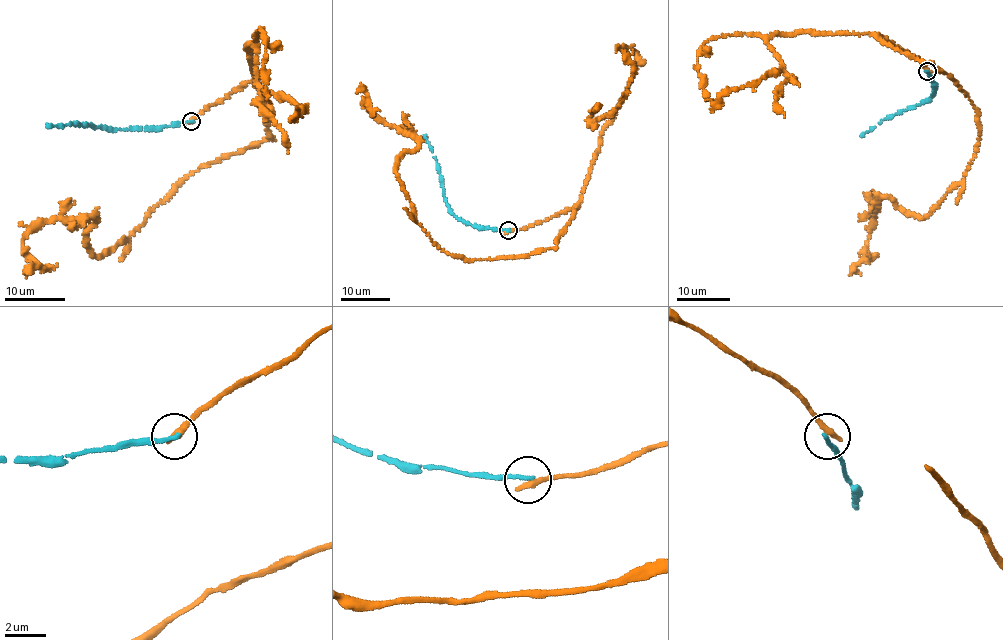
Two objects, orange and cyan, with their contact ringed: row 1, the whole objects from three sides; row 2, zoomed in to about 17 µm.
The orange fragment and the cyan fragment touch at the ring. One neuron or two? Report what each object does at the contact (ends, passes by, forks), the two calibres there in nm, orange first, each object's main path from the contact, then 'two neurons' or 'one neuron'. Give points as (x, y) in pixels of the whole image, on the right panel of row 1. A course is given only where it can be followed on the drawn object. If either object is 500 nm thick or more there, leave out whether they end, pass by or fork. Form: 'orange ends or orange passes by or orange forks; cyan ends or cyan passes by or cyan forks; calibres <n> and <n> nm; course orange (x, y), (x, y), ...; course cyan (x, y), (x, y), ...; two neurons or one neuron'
orange ends; cyan ends; calibres 360 and 220 nm; course orange (927, 70), (878, 35), (967, 94), (976, 152), (925, 218), (883, 198), (848, 275); course cyan (927, 70), (936, 85), (928, 99), (884, 118), (861, 135); two neurons

